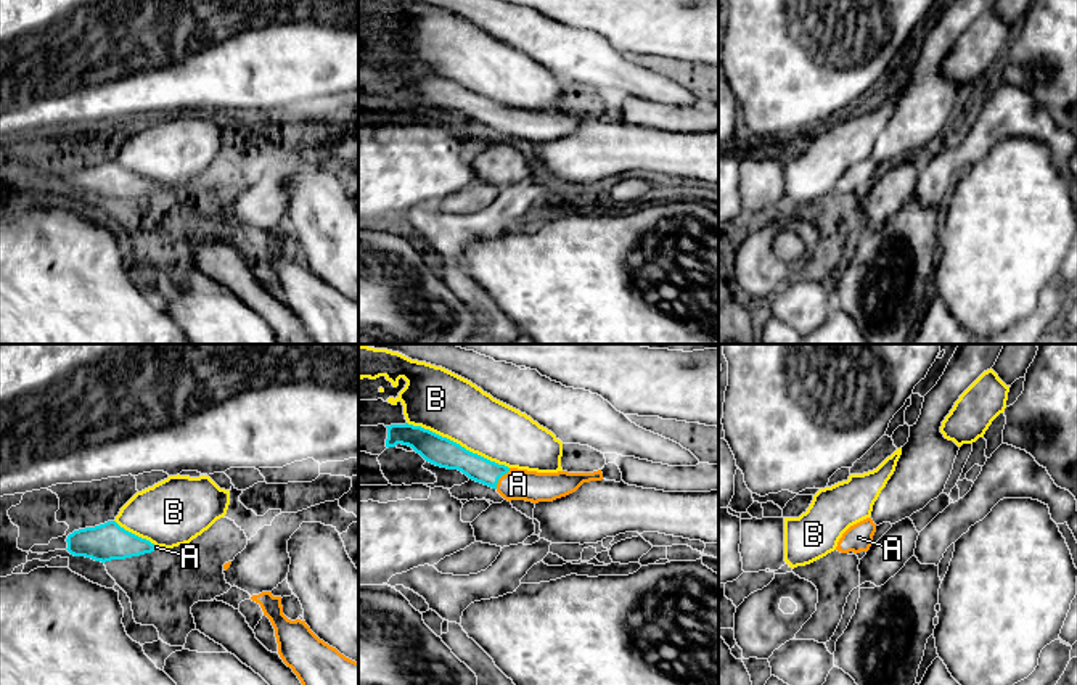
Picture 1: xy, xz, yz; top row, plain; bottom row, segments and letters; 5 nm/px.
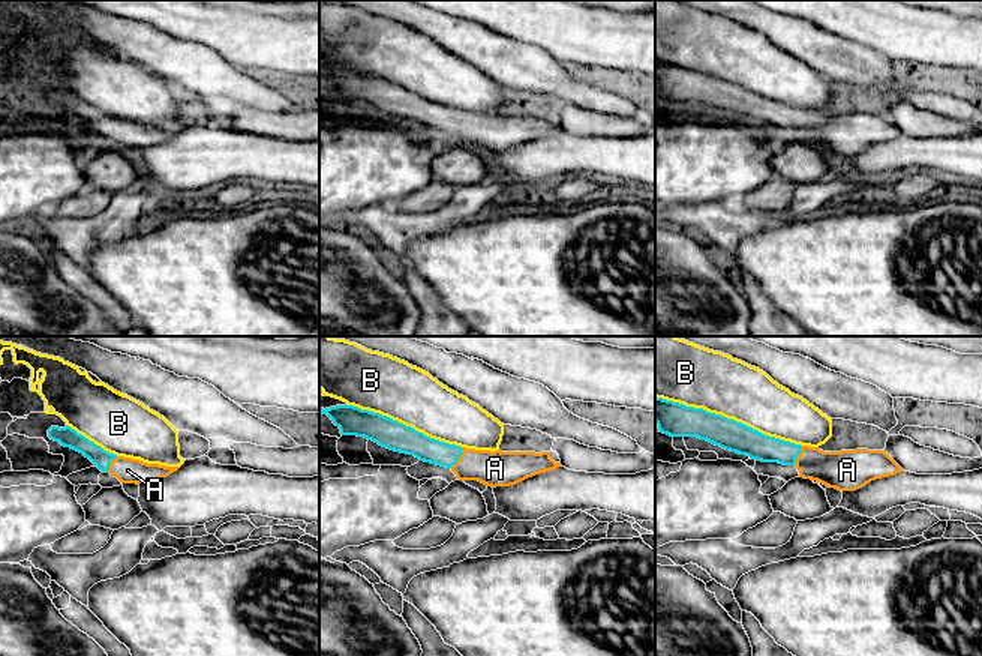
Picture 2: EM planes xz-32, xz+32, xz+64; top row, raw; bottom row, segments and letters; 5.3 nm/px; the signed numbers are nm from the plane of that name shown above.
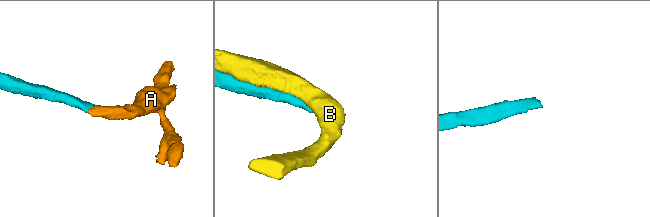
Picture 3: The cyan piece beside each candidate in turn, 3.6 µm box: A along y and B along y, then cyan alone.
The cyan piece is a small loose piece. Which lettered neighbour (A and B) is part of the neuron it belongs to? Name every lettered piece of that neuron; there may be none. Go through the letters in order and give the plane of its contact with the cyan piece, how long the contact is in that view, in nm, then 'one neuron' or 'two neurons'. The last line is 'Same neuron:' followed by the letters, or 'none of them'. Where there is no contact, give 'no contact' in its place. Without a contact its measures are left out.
A: contact in xz; length 130 nm; one neuron
B: contact in xz; length 550 nm; two neurons
Same neuron: A

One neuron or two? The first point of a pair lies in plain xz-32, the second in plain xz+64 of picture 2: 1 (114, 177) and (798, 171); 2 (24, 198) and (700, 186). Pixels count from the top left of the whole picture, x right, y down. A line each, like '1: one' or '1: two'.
1: one
2: one

